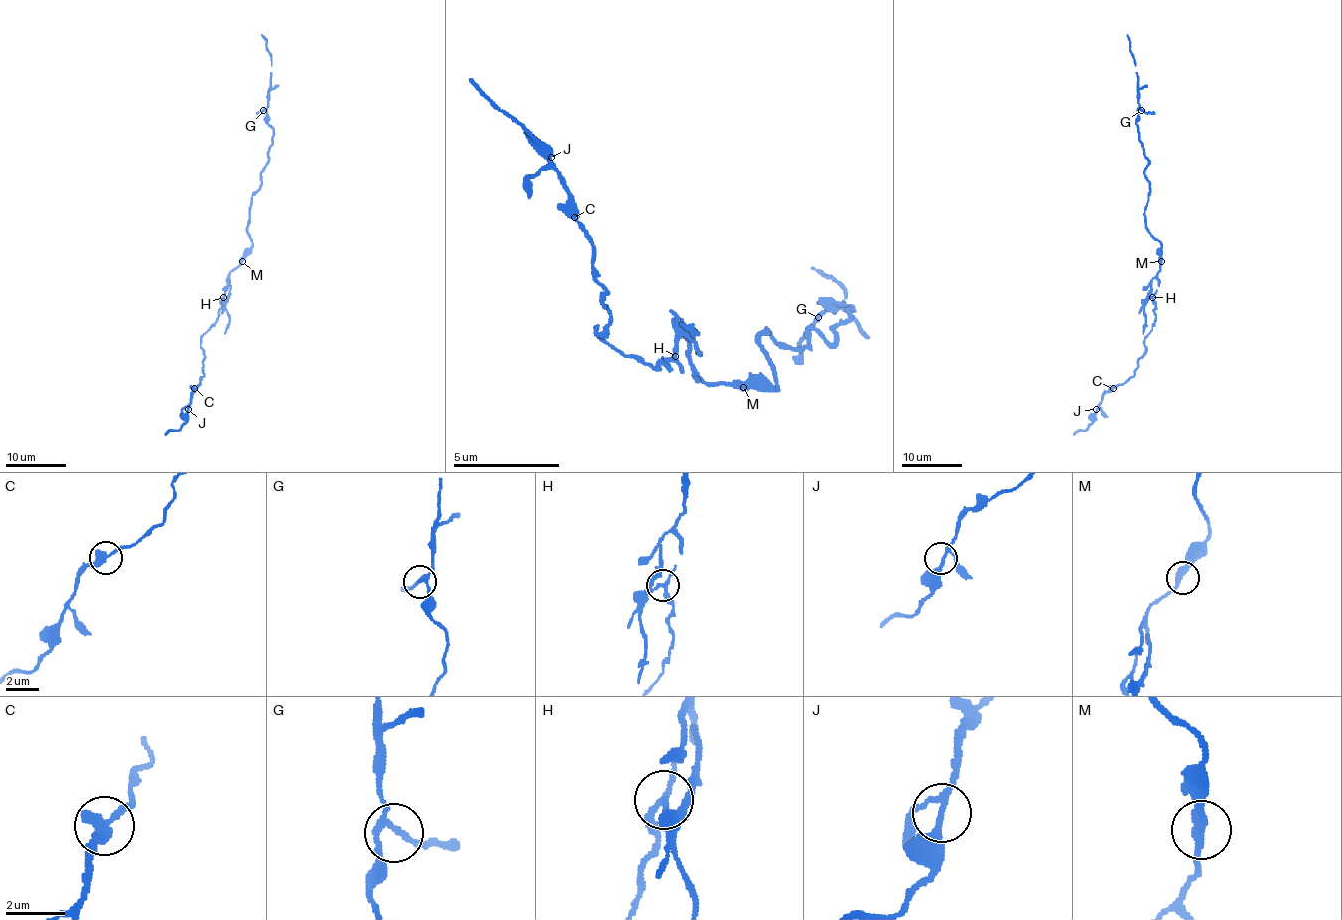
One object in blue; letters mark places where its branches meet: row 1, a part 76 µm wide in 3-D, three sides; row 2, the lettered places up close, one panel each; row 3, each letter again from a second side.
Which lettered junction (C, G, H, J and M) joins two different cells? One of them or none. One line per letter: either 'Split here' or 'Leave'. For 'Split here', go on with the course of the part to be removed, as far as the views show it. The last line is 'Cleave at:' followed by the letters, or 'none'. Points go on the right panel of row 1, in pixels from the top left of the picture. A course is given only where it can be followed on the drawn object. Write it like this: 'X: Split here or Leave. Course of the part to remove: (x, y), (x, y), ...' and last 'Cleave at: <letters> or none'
C: Leave
G: Leave
H: Split here. Course of the part to remove: (1151, 298), (1144, 307), (1145, 326), (1142, 334)
J: Leave
M: Leave
Cleave at: H

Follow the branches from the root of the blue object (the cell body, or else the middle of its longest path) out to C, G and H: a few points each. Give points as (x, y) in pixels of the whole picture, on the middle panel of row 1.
C: (738, 381), (706, 381), (684, 333), (668, 371), (620, 355), (594, 328), (610, 312), (572, 216)
G: (738, 381), (775, 387), (764, 328), (791, 349), (807, 328), (828, 344), (850, 307), (818, 317)
H: (738, 381), (706, 381), (690, 360), (690, 355), (700, 349), (684, 333), (674, 355)

